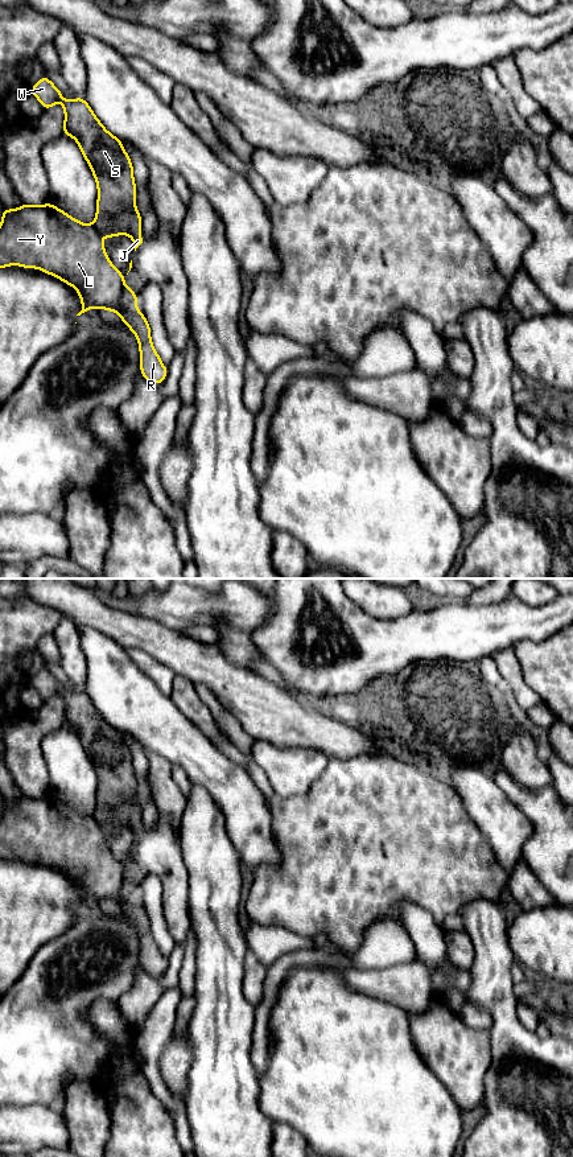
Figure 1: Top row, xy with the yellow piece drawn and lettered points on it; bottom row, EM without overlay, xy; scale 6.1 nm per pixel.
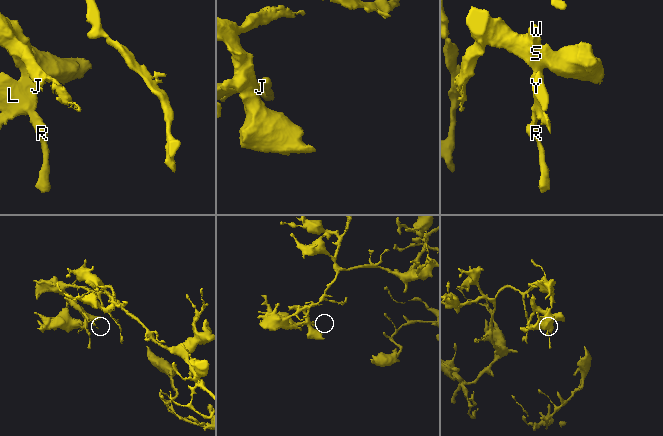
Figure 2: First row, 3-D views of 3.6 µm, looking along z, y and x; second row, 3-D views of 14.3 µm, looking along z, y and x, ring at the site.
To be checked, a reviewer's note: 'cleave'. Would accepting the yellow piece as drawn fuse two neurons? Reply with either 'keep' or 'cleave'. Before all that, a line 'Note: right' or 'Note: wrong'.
Note: right
cleave

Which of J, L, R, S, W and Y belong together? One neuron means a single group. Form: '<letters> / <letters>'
J S W / L R Y

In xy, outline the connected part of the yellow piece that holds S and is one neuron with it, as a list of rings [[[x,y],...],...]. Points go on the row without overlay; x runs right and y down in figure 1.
[[[46,667],[30,680],[30,684],[44,701],[49,701],[57,693],[65,700],[62,726],[77,732],[98,777],[96,810],[92,815],[98,825],[107,829],[127,825],[133,832],[136,843],[143,835],[141,806],[136,802],[133,758],[121,732],[103,719],[83,689],[63,691],[62,684]]]

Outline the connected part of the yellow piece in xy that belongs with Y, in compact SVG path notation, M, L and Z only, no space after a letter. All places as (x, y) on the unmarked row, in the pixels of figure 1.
M50 794L42 798L30 798L25 795L21 796L17 802L9 802L4 799L3 811L0 816L0 860L9 859L12 856L21 857L24 860L40 860L44 865L57 868L63 874L69 876L70 878L74 878L79 885L82 893L82 902L77 907L81 907L82 905L87 903L91 899L100 901L104 897L118 898L120 894L124 868L114 859L114 856L110 853L108 848L106 847L103 833L98 823L95 822L94 816L83 816L82 814L74 811L73 808L70 808L61 800L55 799Z

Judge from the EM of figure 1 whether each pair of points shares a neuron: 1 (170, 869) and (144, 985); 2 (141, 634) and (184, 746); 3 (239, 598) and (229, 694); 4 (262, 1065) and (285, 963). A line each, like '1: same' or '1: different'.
1: same
2: different
3: different
4: same

